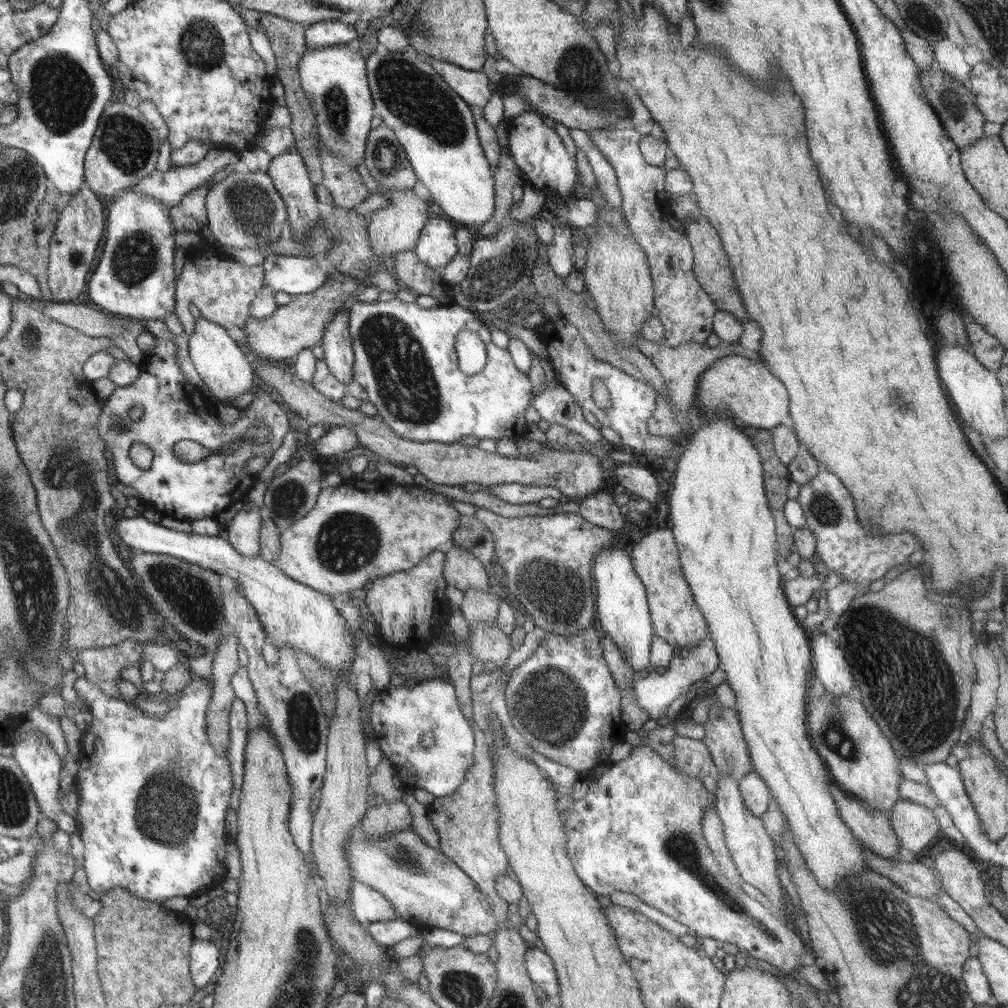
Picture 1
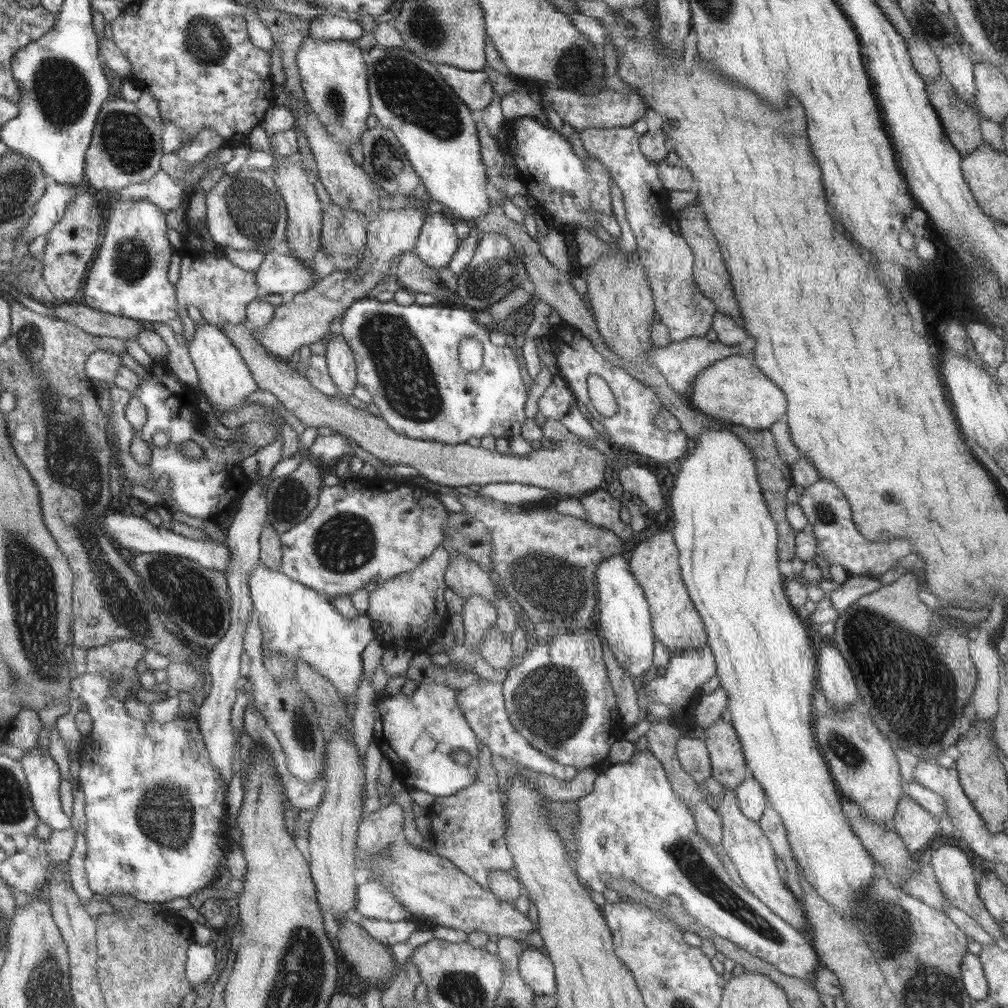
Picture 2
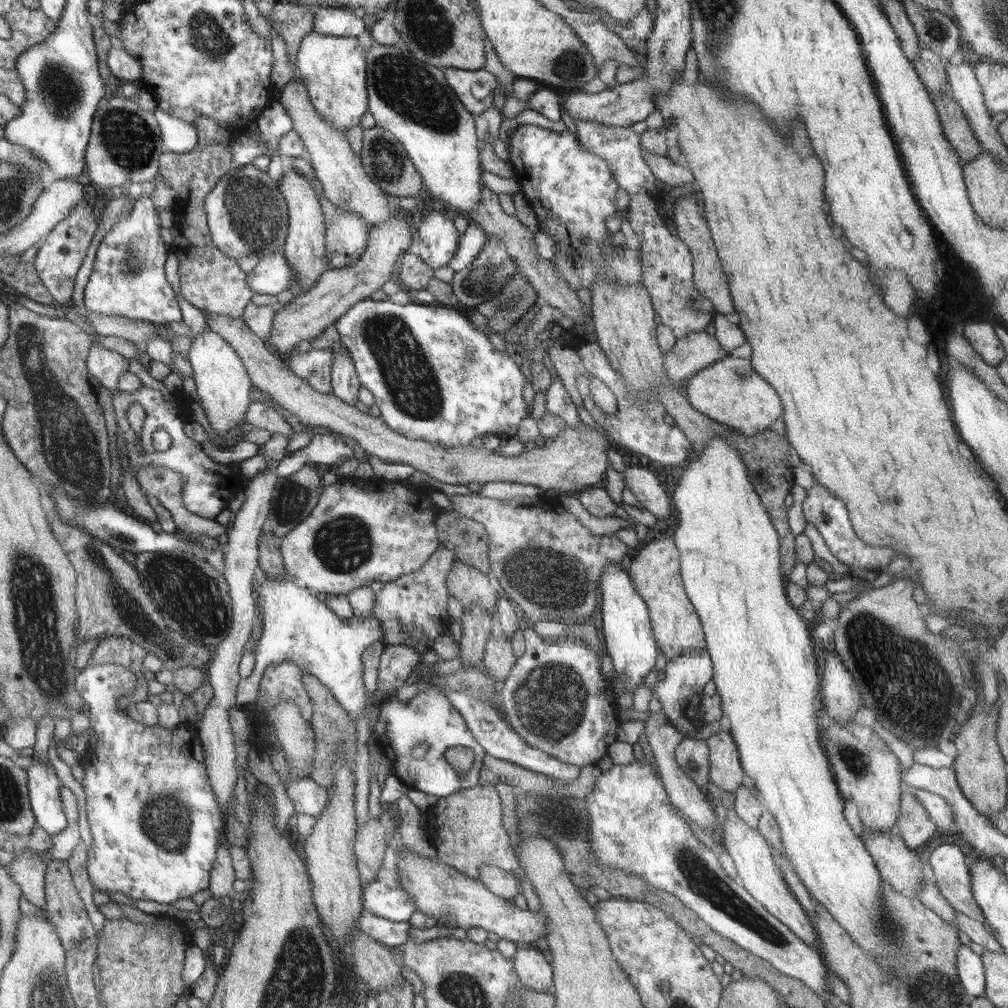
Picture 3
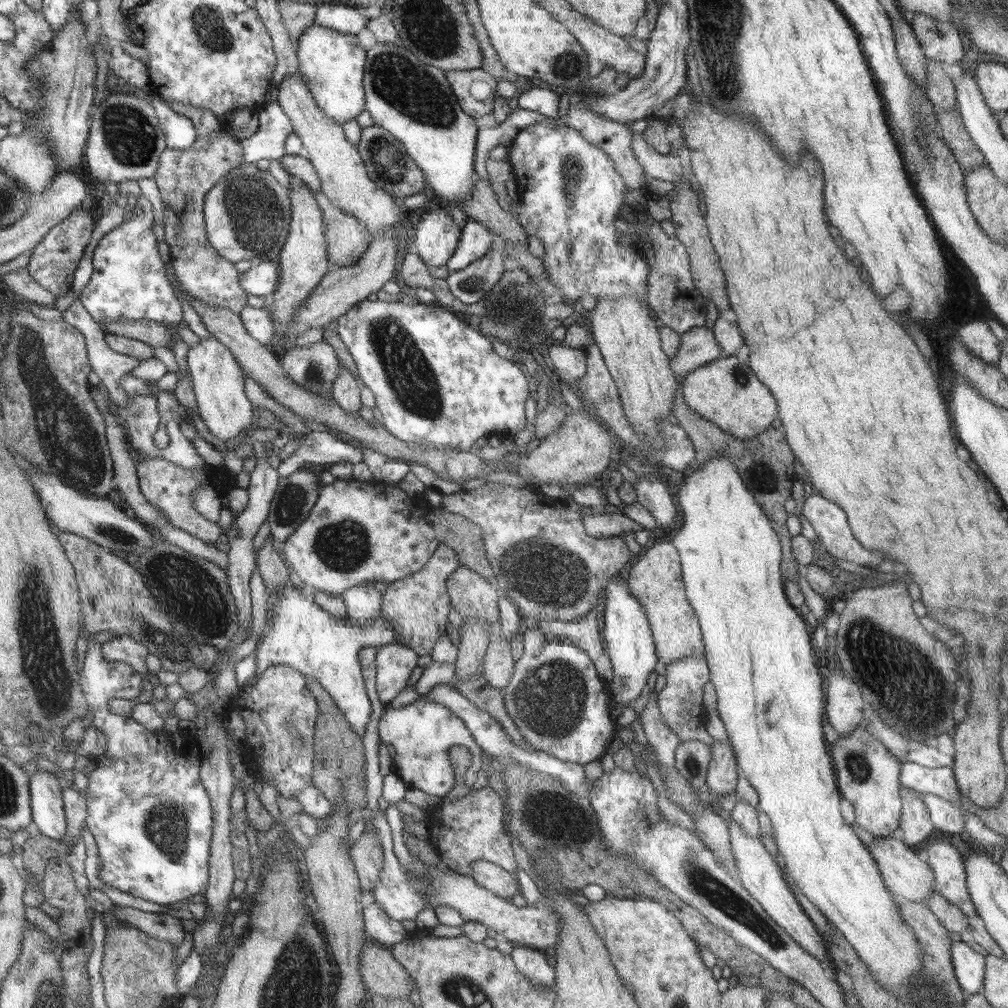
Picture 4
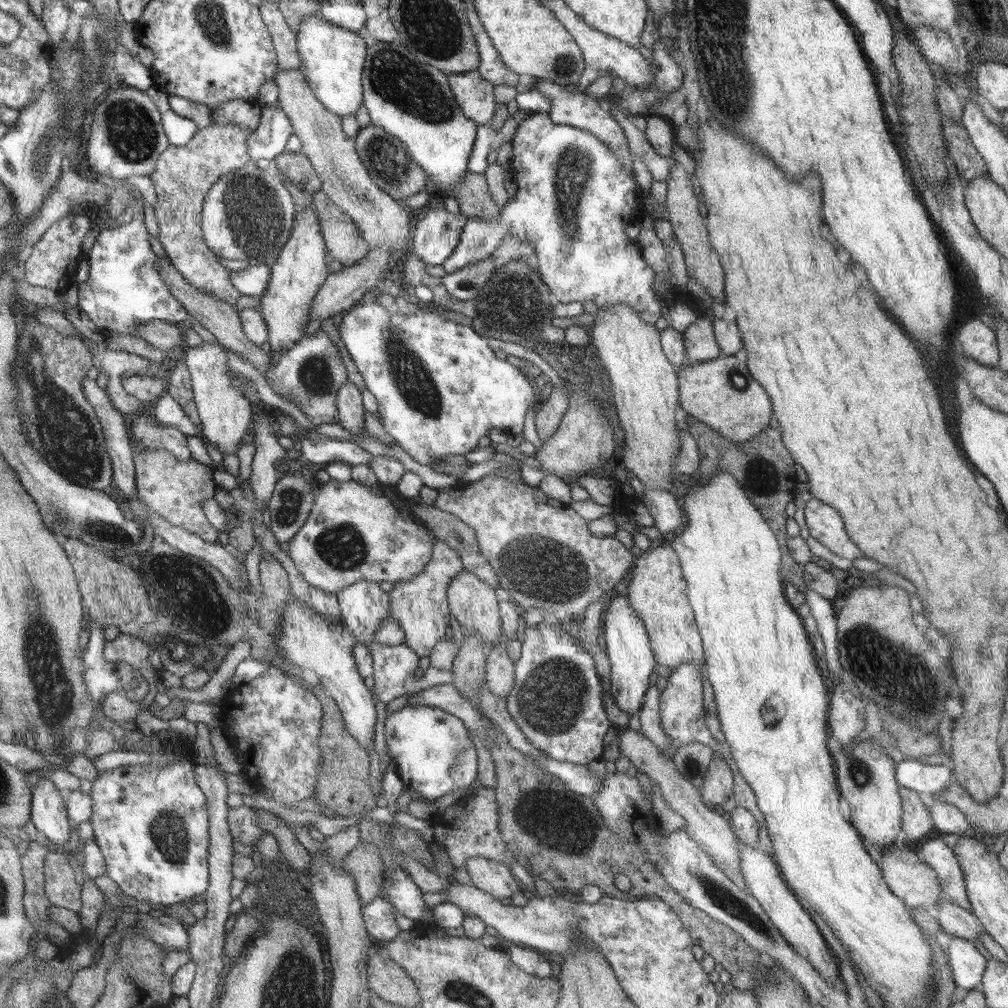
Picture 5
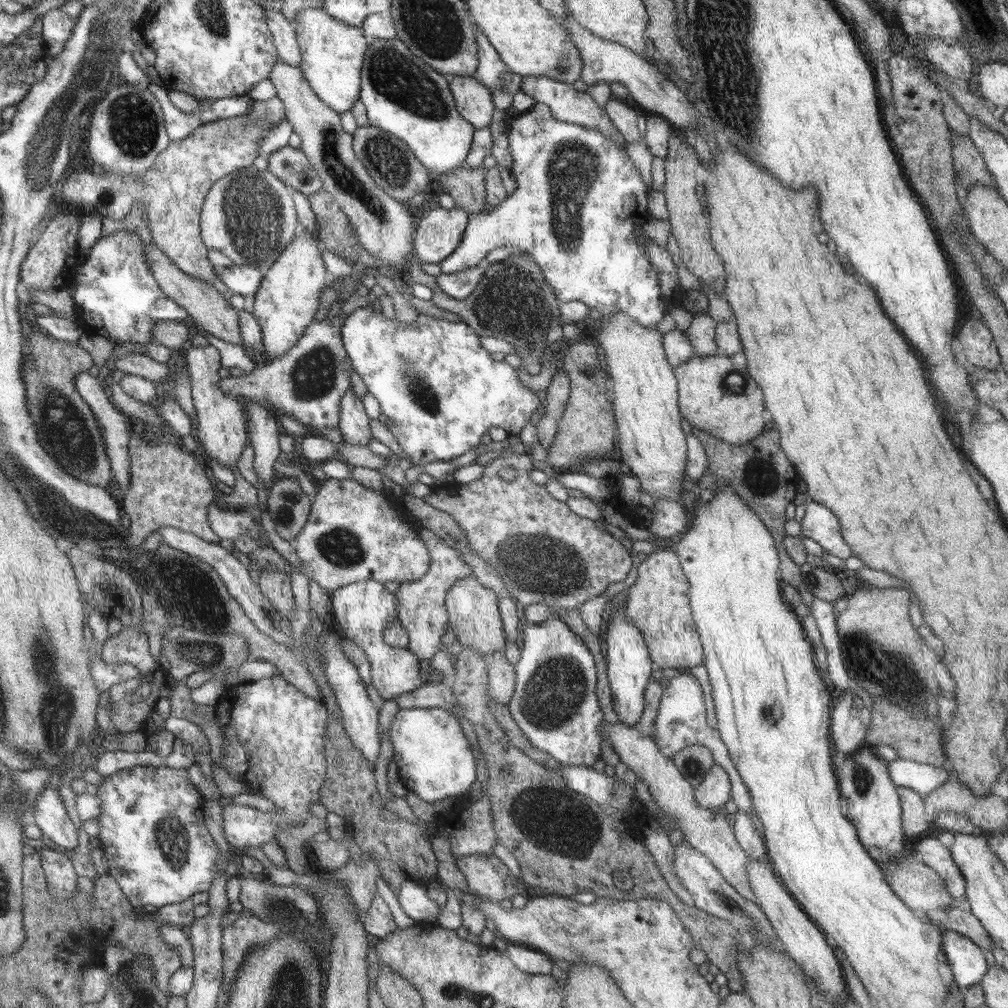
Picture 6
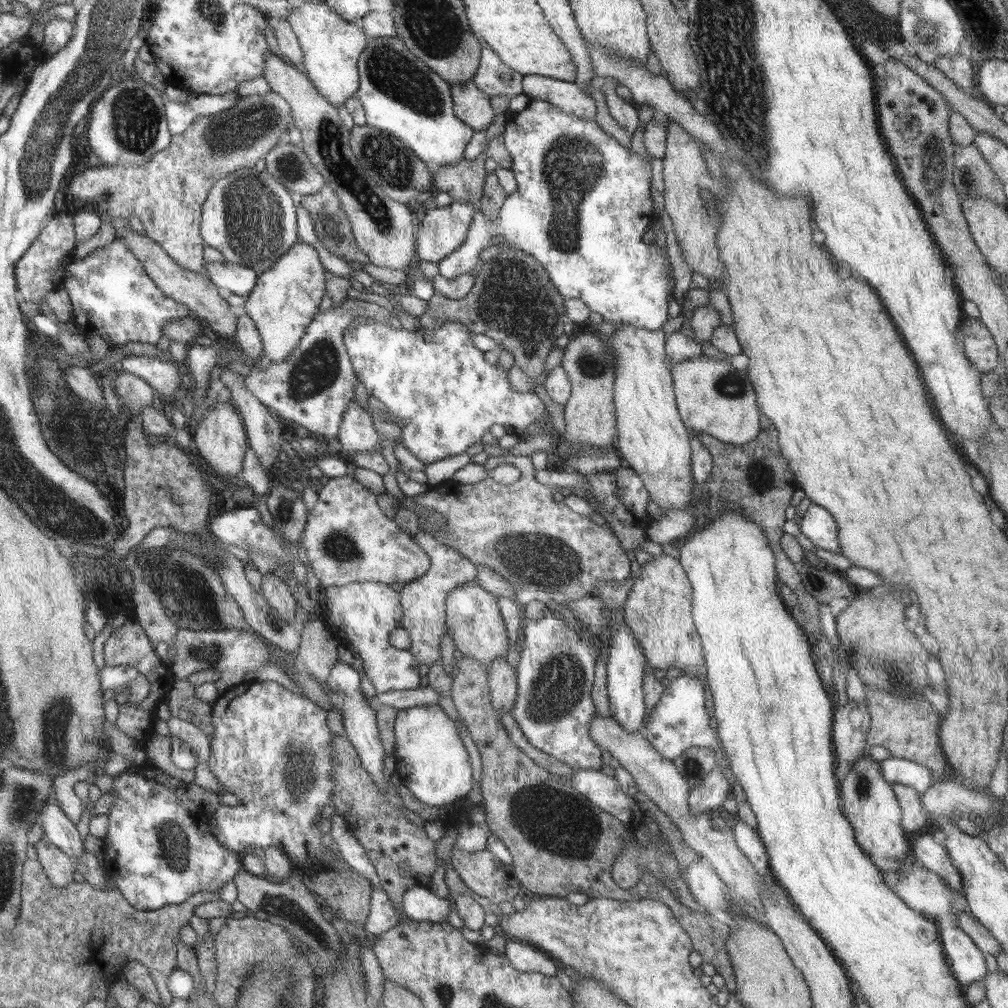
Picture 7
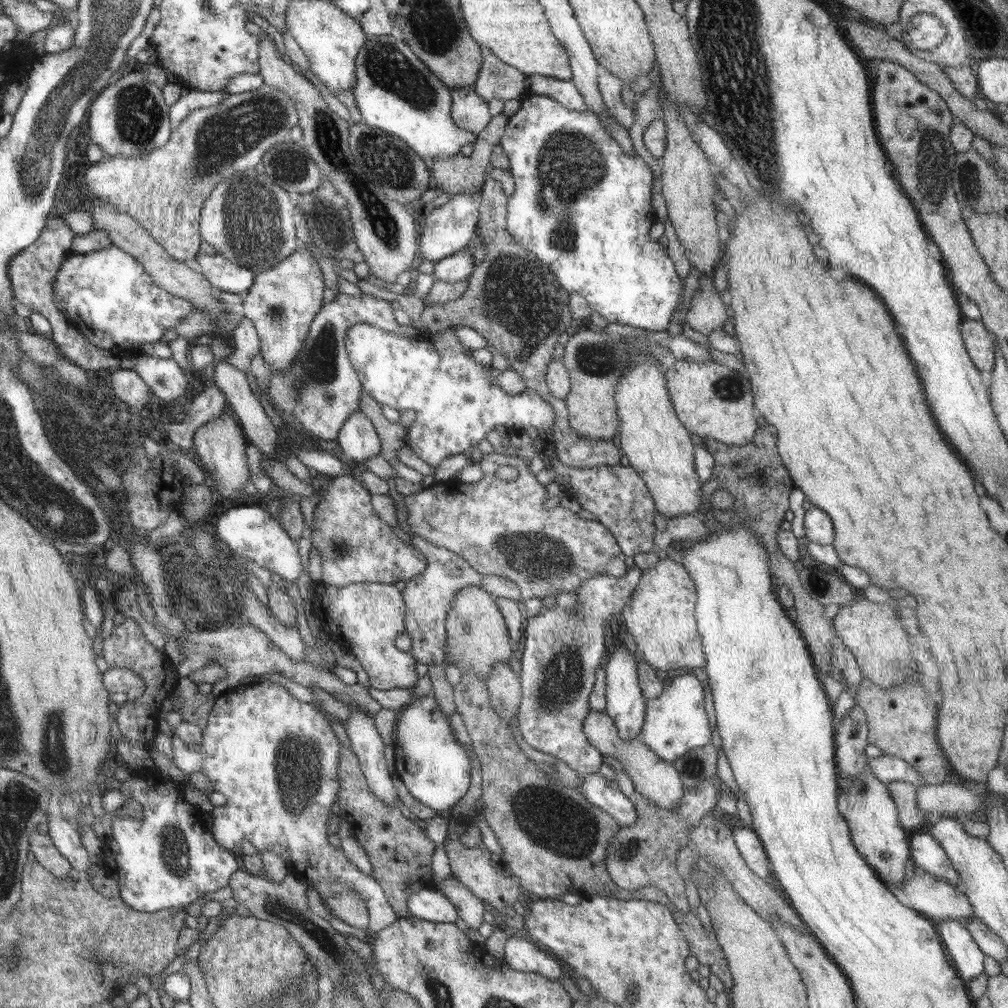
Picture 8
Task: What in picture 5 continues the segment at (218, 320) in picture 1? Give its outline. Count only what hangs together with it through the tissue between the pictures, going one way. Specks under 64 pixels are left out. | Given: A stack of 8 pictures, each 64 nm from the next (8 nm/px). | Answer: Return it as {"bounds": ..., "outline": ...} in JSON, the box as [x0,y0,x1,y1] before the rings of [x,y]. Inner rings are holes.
{"bounds":[149,121,253,308],"outline":[[[214,121],[210,126],[198,129],[186,146],[169,147],[149,176],[156,192],[153,210],[158,222],[157,239],[165,256],[196,290],[226,301],[234,308],[242,293],[232,286],[232,272],[220,265],[215,252],[204,240],[202,210],[208,191],[218,180],[252,162],[247,143],[251,134],[253,130],[249,126]]]}

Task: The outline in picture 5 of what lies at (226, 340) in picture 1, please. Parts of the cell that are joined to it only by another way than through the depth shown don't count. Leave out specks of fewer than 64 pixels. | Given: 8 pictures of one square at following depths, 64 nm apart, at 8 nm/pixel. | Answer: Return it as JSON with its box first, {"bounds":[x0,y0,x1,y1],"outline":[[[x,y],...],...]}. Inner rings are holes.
{"bounds":[185,341,252,454],"outline":[[[203,341],[200,346],[185,347],[185,363],[191,374],[193,399],[200,417],[202,437],[206,438],[224,454],[236,453],[242,438],[246,436],[252,418],[250,402],[234,388],[231,382],[234,374],[227,365],[226,351],[220,345]]]}

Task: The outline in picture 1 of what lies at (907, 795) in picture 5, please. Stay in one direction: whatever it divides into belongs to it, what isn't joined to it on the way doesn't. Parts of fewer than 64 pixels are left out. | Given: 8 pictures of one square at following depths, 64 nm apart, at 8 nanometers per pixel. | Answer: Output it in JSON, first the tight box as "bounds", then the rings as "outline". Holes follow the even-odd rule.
{"bounds":[890,800,940,855],"outline":[[[899,800],[895,804],[890,822],[900,839],[901,847],[910,850],[912,854],[920,855],[920,850],[924,850],[940,832],[934,810],[928,810],[911,800]]]}

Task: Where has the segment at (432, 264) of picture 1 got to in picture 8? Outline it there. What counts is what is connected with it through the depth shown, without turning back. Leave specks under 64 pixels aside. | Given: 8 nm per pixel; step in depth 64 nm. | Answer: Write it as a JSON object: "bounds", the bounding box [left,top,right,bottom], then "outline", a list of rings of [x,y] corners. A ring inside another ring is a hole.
{"bounds":[421,193,479,262],"outline":[[[470,193],[453,194],[440,208],[423,208],[421,251],[425,260],[436,262],[453,256],[465,249],[475,238],[479,222],[478,195]]]}

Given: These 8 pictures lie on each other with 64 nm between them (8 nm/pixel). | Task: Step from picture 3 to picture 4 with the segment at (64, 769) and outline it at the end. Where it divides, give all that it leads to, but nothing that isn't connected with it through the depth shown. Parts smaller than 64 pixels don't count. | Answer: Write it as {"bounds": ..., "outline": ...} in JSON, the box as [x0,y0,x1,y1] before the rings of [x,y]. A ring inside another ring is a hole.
{"bounds":[78,824,169,913],"outline":[[[84,824],[84,829],[78,833],[83,835],[84,843],[86,846],[86,858],[84,859],[84,873],[88,880],[90,887],[102,890],[112,900],[116,906],[133,907],[144,912],[151,913],[166,913],[169,908],[168,905],[156,904],[144,898],[136,898],[132,894],[126,894],[112,886],[107,886],[99,879],[100,875],[100,854],[93,834]]]}

